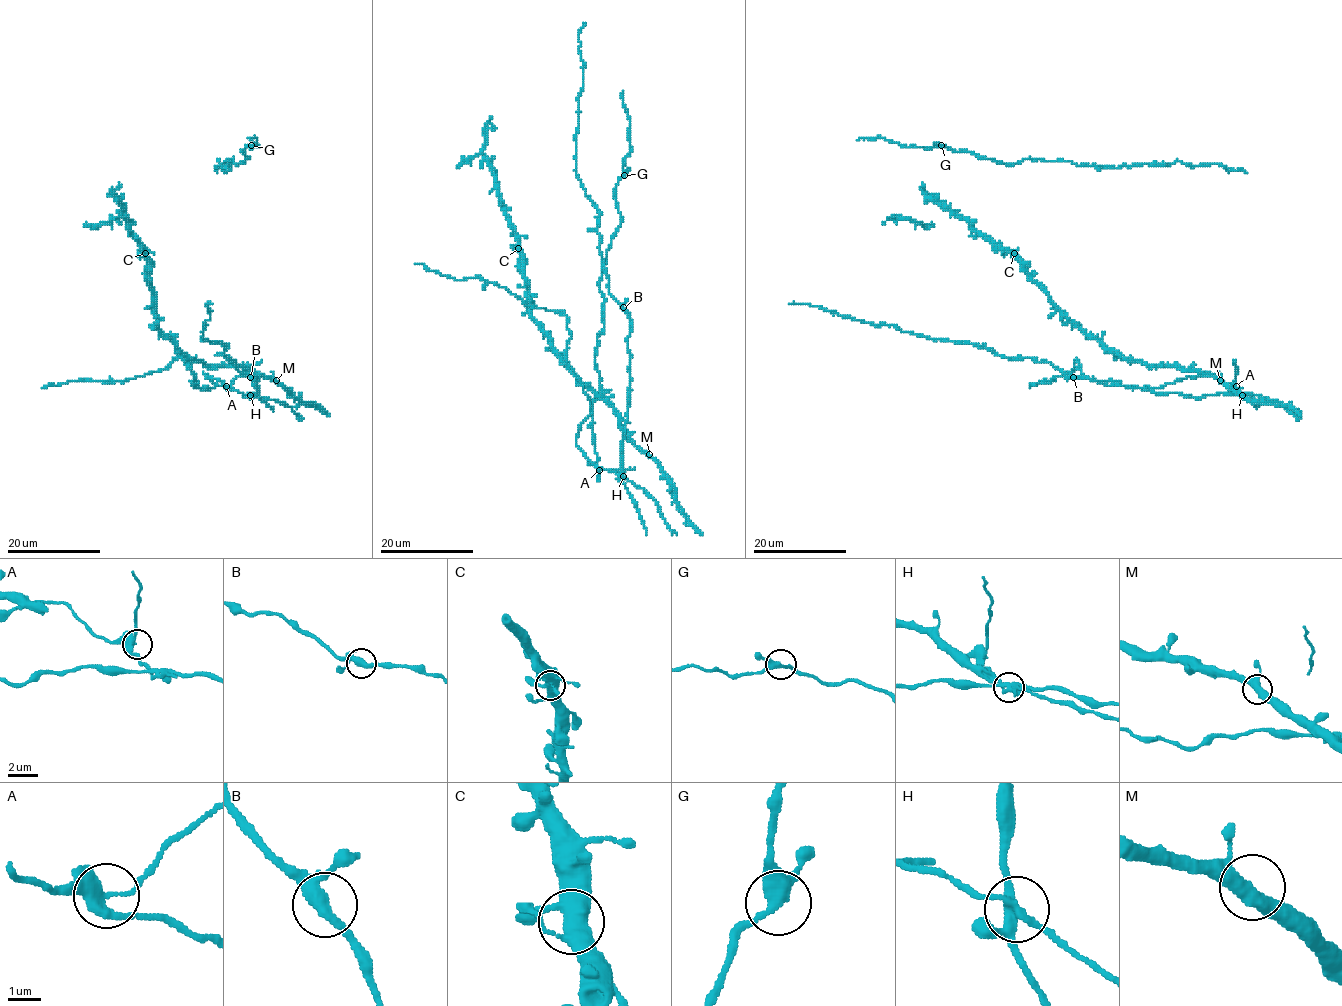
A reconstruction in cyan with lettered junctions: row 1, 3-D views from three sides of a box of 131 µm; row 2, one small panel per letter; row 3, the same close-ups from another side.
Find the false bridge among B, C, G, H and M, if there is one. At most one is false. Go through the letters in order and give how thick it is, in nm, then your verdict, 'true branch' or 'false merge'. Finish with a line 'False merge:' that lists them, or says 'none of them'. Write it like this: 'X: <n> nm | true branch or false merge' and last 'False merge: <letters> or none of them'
B: 320 nm | true branch
C: 480 nm | true branch
G: 320 nm | true branch
H: 300 nm | false merge
M: 360 nm | true branch
False merge: H

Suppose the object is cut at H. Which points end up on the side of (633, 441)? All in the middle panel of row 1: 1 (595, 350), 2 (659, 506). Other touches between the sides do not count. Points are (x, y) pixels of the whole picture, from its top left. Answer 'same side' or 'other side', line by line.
1: same side
2: other side

